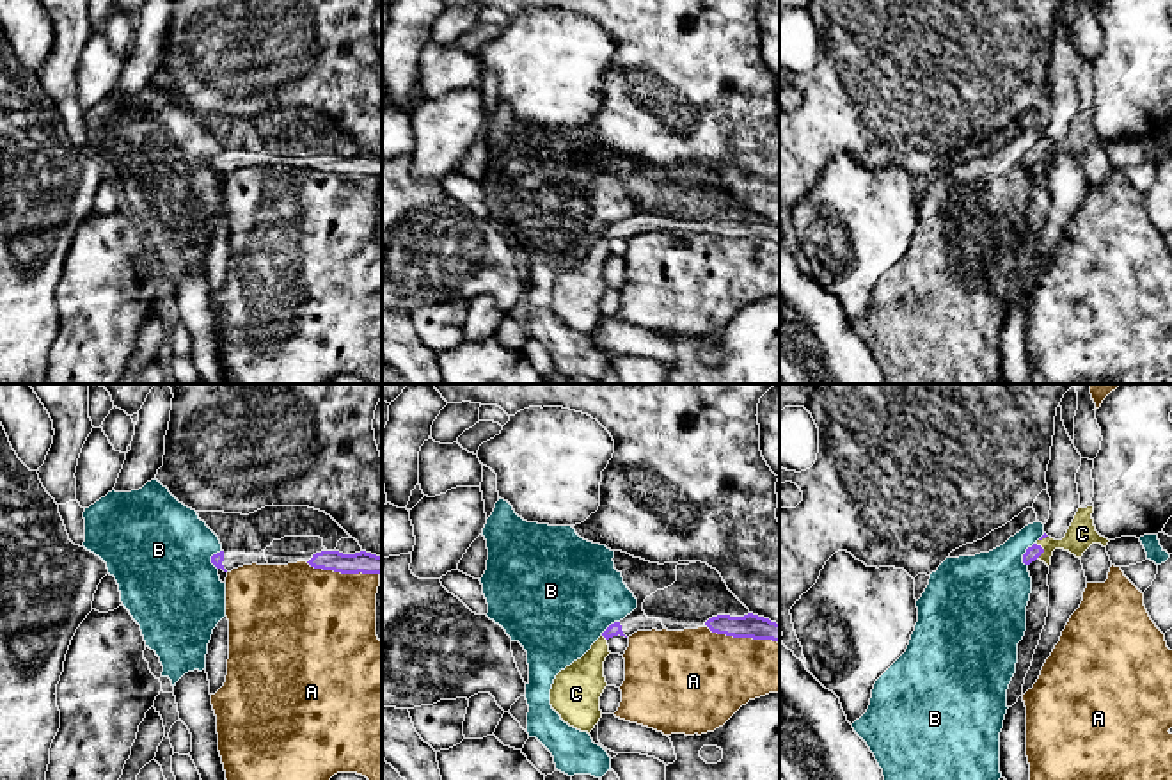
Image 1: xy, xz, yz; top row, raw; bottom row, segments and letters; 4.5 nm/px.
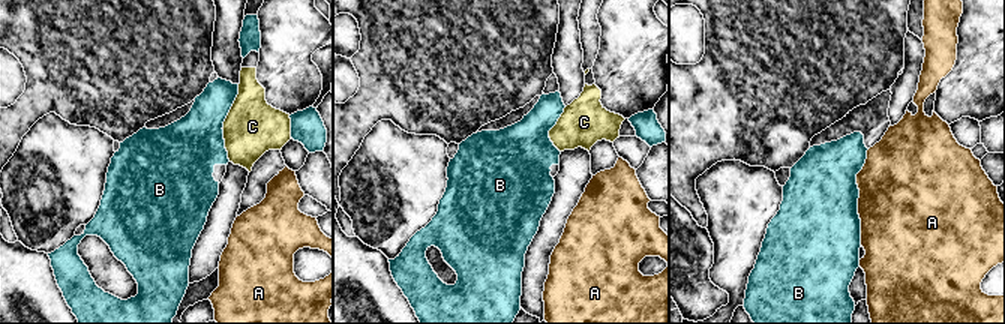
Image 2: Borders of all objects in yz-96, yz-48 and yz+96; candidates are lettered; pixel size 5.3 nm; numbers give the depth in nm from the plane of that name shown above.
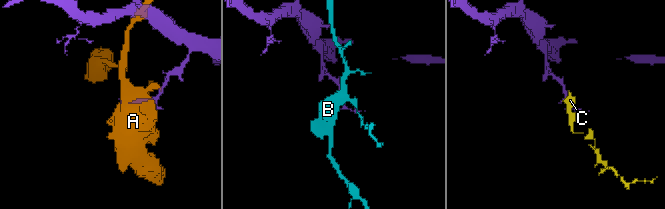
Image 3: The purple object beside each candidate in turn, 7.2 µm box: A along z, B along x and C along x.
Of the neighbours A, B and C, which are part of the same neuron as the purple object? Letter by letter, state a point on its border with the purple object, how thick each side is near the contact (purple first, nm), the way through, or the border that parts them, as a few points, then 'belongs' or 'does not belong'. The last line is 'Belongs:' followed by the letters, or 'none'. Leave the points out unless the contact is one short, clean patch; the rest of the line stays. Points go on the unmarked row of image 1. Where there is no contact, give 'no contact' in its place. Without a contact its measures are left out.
A: contact xy (343, 175); calibres 100 and 480 nm; does not belong
B: contact yz (1025, 155); calibres 70 and 360 nm; border yz (1036, 144), (1023, 157), (1025, 167); does not belong
C: contact yz (1043, 153); calibres 70 and 130 nm; way yz (1032, 155), (1043, 153), (1082, 135); belongs
Belongs: C

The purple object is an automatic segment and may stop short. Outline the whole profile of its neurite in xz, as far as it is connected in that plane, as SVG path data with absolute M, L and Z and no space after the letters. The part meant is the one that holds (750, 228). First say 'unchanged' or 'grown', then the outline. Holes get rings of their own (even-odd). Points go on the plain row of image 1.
unchanged; M748 215L744 219L717 217L705 224L717 236L733 240L772 242L780 245L780 226Z

